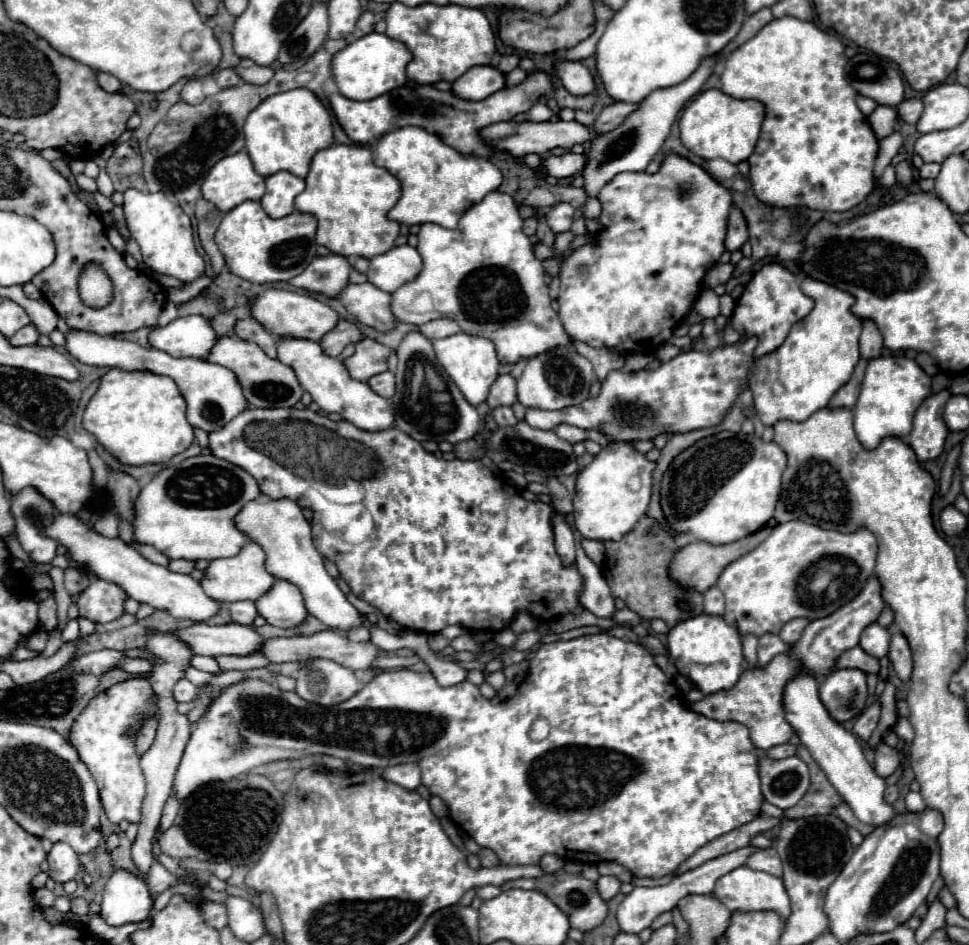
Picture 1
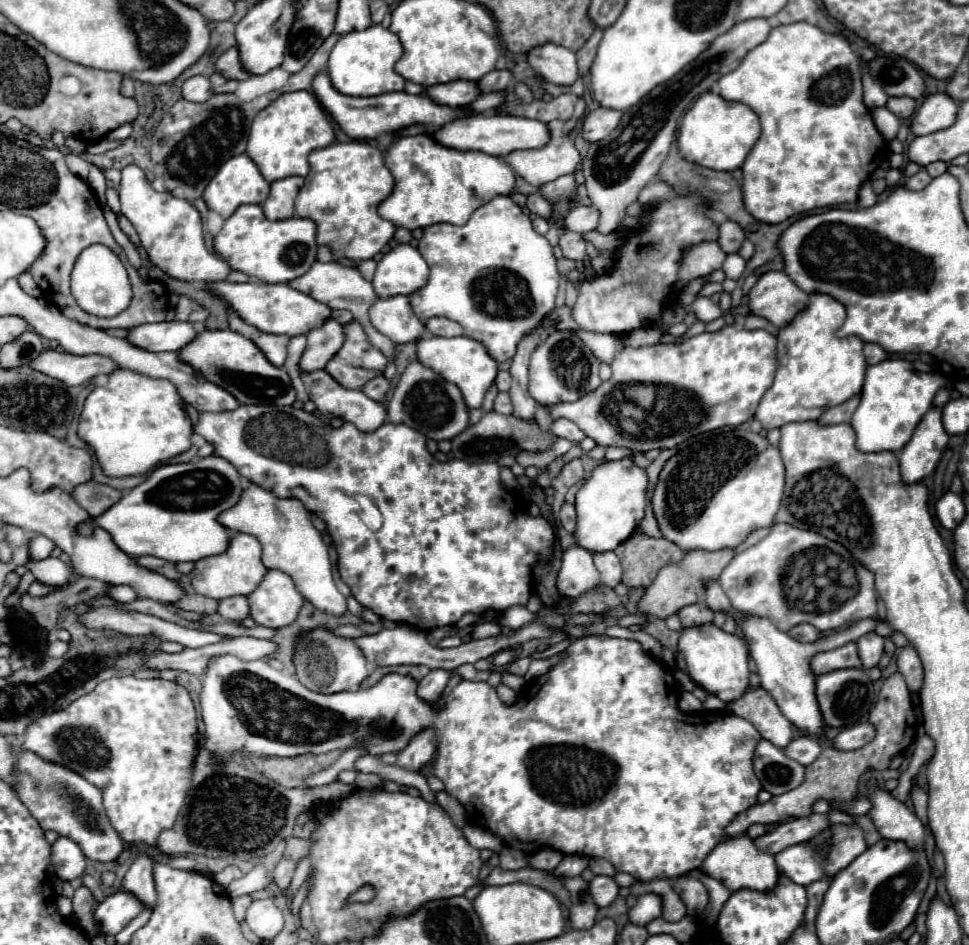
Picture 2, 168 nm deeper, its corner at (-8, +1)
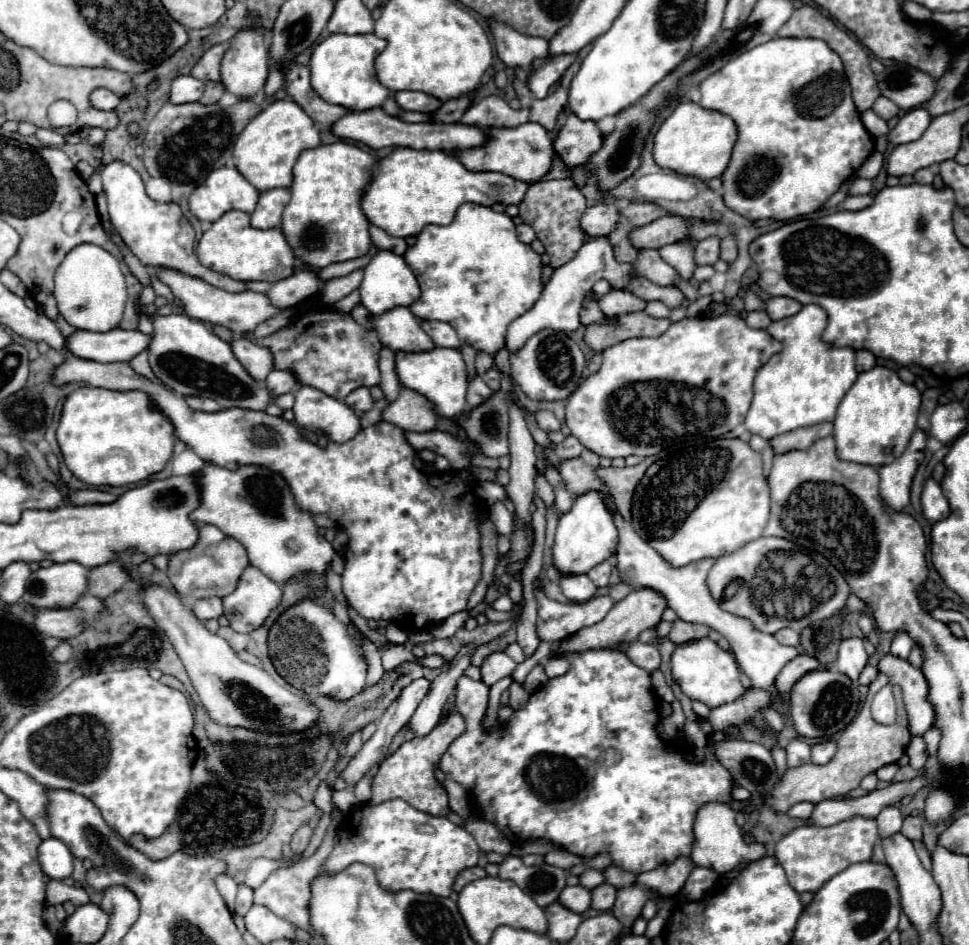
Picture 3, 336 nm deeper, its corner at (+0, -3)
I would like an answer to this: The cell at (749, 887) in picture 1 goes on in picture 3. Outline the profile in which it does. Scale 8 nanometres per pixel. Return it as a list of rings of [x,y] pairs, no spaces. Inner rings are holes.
[[[707,803],[697,811],[695,825],[695,845],[691,851],[691,861],[697,867],[709,867],[717,875],[727,875],[729,871],[739,871],[745,865],[759,861],[765,857],[765,845],[763,843],[745,843],[743,831],[735,823],[735,811],[729,805],[723,803]]]

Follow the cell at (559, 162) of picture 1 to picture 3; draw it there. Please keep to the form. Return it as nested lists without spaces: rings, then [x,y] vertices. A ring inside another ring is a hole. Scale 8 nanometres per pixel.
[[[525,123],[513,129],[495,127],[489,131],[493,131],[493,143],[485,143],[481,151],[469,151],[469,155],[457,155],[457,159],[461,159],[461,163],[465,163],[465,167],[469,167],[471,171],[501,171],[523,183],[537,183],[551,171],[555,159],[553,133],[541,127],[539,123]]]

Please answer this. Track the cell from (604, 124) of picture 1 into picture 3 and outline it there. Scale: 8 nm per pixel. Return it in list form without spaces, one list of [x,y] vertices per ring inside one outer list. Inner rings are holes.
[[[569,113],[565,125],[557,133],[555,151],[569,167],[583,165],[585,159],[603,143],[603,133],[595,121],[583,121]]]

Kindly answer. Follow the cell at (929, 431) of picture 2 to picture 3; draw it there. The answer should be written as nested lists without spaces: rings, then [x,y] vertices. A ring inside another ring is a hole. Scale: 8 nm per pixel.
[[[917,429],[911,435],[911,441],[901,457],[897,457],[891,465],[883,465],[879,469],[881,485],[879,493],[885,499],[889,507],[895,511],[903,511],[909,505],[909,493],[911,493],[911,481],[917,471],[917,467],[923,461],[923,451],[927,447],[927,433],[923,429]]]

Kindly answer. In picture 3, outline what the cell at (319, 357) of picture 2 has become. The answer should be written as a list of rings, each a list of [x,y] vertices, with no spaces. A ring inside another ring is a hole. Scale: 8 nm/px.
[[[275,369],[267,375],[265,383],[269,383],[269,391],[273,391],[273,399],[275,399],[277,395],[293,391],[297,387],[297,377],[291,369]]]

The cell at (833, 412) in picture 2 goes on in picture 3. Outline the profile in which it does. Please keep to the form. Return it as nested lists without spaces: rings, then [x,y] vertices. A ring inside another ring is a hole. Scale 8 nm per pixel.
[[[825,421],[819,425],[811,425],[811,427],[801,427],[783,435],[777,435],[771,439],[773,451],[781,453],[781,451],[791,451],[791,449],[807,449],[811,447],[817,439],[827,437],[833,433],[833,423]]]

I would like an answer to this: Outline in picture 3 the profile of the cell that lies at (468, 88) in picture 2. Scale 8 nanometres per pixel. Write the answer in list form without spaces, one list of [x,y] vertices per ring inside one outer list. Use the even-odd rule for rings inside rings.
[[[397,91],[395,99],[397,99],[399,107],[405,109],[405,111],[433,113],[443,105],[441,99],[437,99],[433,95],[427,95],[427,93],[421,93],[421,91]]]

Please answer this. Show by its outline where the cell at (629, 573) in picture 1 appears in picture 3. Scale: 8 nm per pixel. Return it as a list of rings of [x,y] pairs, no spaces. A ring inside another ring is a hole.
[[[677,619],[673,623],[673,631],[669,633],[669,639],[677,645],[681,643],[687,643],[687,641],[693,641],[693,639],[701,639],[701,637],[707,637],[709,633],[709,627],[705,625],[697,625],[697,623],[687,623],[687,621],[681,621]]]

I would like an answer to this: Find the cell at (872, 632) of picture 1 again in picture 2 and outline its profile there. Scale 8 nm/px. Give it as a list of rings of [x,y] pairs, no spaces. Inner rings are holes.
[[[875,631],[865,633],[855,641],[857,651],[861,655],[861,669],[871,669],[879,663],[883,655],[883,637],[879,637]]]

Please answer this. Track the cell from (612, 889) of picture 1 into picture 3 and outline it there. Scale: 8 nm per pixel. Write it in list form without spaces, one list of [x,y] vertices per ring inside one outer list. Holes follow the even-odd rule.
[[[583,885],[565,887],[565,891],[561,891],[561,899],[559,901],[565,903],[565,907],[569,907],[571,911],[577,911],[581,915],[591,905],[591,891],[585,889]]]

